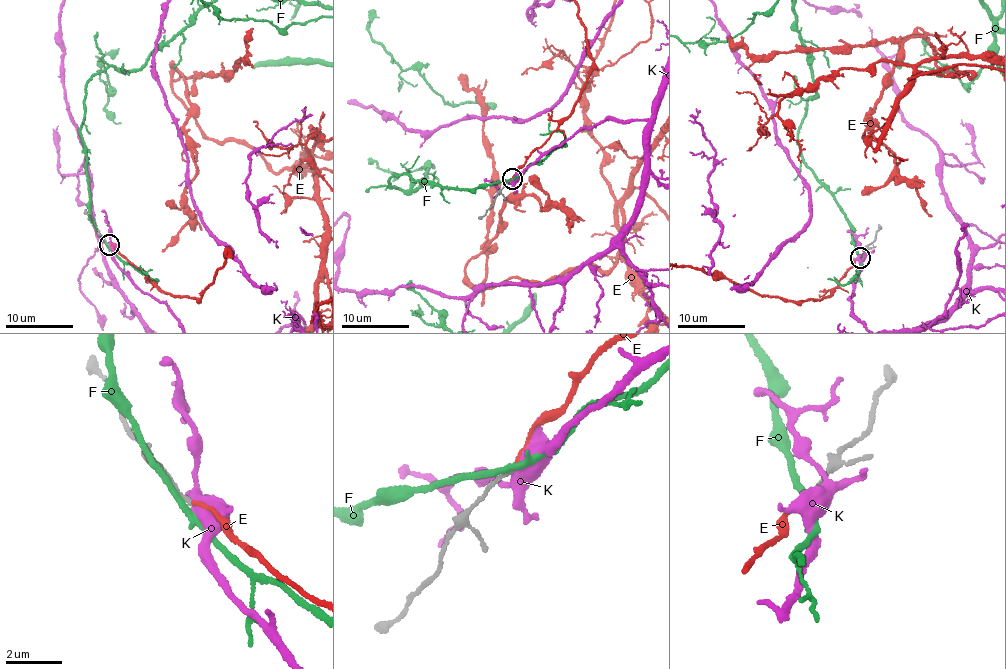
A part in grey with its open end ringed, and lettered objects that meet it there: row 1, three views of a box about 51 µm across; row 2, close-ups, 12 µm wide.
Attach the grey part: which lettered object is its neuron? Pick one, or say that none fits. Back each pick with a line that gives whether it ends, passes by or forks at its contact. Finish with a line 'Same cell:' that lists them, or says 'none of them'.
E: it ends
Same cell: E

